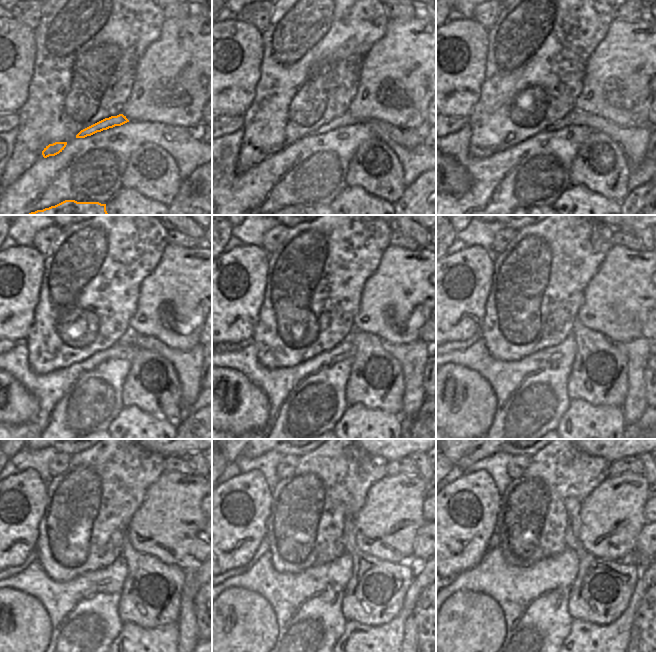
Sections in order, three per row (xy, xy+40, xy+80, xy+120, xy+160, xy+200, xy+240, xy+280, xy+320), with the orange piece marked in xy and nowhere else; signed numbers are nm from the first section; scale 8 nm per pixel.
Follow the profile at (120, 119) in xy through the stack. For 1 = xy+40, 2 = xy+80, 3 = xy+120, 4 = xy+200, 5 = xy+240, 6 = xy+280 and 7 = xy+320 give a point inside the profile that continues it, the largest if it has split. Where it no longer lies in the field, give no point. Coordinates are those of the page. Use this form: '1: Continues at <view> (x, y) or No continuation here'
1: Continues at xy+40 (409, 138)
2: Continues at xy+80 (634, 141)
3: Continues at xy+120 (187, 363)
4: Continues at xy+200 (637, 352)
5: Continues at xy+240 (187, 627)
6: Continues at xy+280 (410, 642)
7: Continues at xy+320 (634, 641)

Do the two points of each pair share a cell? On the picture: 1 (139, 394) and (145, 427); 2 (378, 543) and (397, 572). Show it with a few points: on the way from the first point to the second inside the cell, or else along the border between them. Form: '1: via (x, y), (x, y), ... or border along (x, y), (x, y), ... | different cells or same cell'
1: border along (124, 406), (137, 406), (164, 419) | different cells
2: border along (369, 554), (393, 563), (400, 563) | different cells

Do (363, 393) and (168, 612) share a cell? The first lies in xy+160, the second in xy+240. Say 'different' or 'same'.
same

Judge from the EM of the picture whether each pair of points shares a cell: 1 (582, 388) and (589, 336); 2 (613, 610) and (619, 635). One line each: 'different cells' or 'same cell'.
1: same cell
2: different cells

